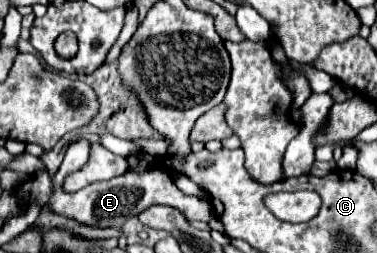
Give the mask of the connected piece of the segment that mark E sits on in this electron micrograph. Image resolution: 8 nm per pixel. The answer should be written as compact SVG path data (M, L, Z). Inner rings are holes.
M89 140L73 142L69 146L69 150L65 154L65 160L63 160L53 180L49 180L47 170L45 172L37 172L25 184L21 184L21 188L17 188L17 196L23 200L23 204L31 204L31 202L49 204L55 212L61 212L61 214L73 216L73 218L77 218L81 222L97 224L97 226L121 226L127 218L137 216L139 212L143 212L145 208L149 208L153 204L165 204L165 206L179 208L189 222L191 220L210 222L215 218L210 202L203 202L197 196L183 194L175 186L171 174L165 168L161 168L161 166L149 168L143 174L125 172L121 176L115 176L113 180L99 180L99 182L91 182L89 186L85 186L85 188L81 188L77 192L65 192L63 190L63 182L65 182L66 176L76 171L76 169L81 169L87 163L89 152L91 152L91 142Z

